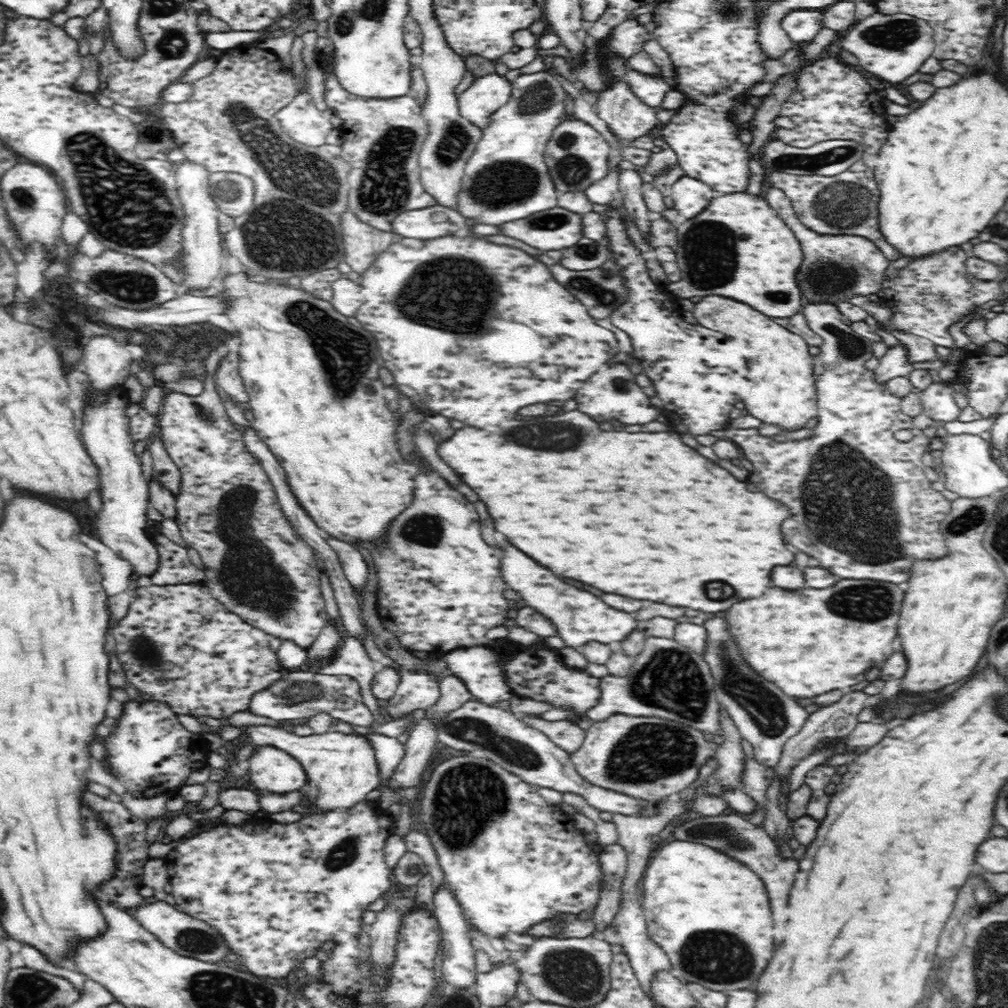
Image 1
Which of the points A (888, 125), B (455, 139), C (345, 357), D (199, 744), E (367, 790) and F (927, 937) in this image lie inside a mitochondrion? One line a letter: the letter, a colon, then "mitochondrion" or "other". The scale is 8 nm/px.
A: other
B: mitochondrion
C: mitochondrion
D: other
E: other
F: other

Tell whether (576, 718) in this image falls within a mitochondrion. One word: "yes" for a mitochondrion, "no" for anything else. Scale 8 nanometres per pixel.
no

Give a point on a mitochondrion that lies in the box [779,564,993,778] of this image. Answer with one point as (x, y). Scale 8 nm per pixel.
(866, 602)

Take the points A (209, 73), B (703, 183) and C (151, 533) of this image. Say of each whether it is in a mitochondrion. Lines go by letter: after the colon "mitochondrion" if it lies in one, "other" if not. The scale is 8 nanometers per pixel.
A: other
B: other
C: other

